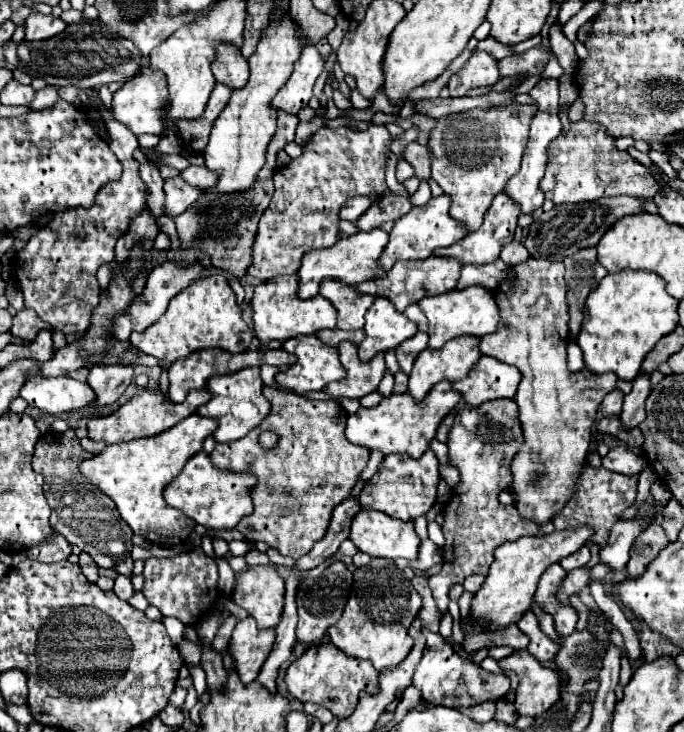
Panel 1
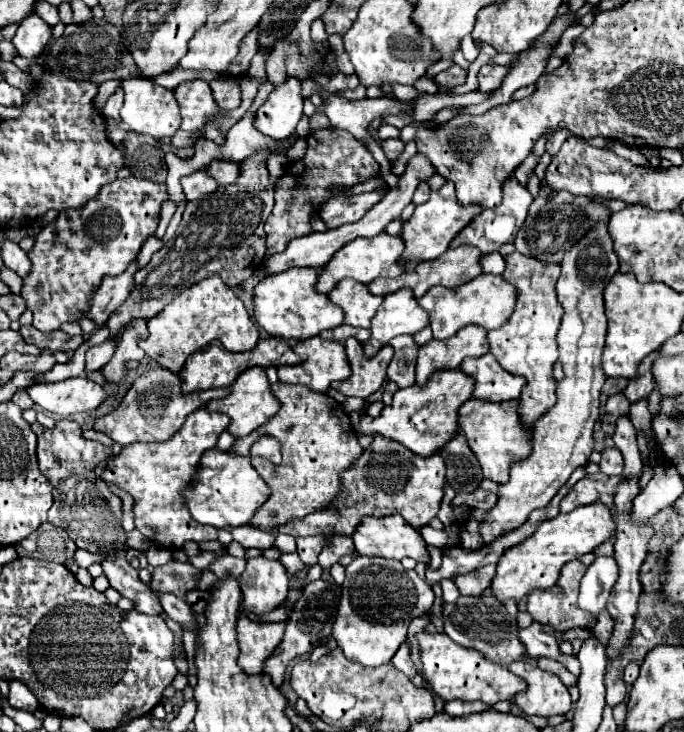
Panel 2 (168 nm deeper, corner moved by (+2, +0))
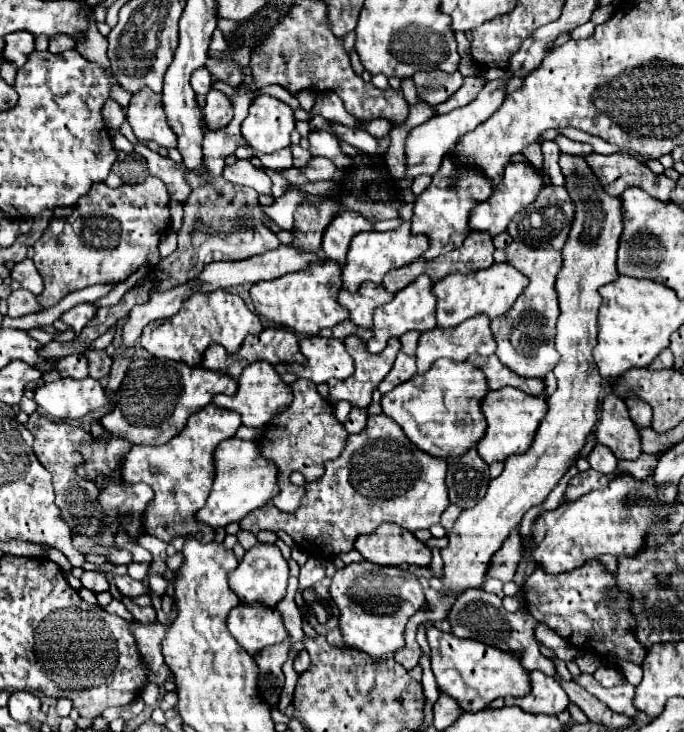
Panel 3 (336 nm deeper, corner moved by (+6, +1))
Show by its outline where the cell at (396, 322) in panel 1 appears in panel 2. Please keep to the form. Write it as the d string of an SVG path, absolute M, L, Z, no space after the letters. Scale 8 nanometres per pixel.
M409 288L385 296L371 322L371 338L363 344L365 356L375 356L391 338L399 334L415 334L427 324L429 316L421 310Z

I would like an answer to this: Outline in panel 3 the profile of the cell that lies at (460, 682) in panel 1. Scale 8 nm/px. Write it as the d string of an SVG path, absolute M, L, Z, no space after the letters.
M433 625L427 627L427 641L431 647L431 667L439 689L453 697L467 713L487 709L487 705L497 697L523 697L531 689L529 671L521 665L521 657L515 653L503 653L497 647L489 647L473 639L457 639L453 633L443 633Z

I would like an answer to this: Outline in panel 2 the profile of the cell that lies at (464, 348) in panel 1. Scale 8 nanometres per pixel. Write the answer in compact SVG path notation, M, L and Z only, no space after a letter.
M465 326L449 340L431 340L419 348L417 384L425 384L437 370L459 368L467 356L479 358L489 352L487 332L479 326Z

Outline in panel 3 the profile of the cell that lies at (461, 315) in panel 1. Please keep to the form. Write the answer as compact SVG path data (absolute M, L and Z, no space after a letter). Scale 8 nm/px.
M493 263L489 269L475 273L451 273L449 277L437 281L433 289L433 293L437 293L437 325L453 327L477 313L485 313L489 319L495 319L511 309L527 283L529 279L507 263Z

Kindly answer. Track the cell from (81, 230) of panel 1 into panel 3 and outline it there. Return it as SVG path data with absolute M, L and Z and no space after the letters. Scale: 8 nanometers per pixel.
M145 177L139 185L121 185L119 189L111 189L105 183L93 185L85 197L77 203L75 213L65 219L65 229L61 235L55 235L51 225L45 229L41 239L33 245L35 257L33 263L43 277L45 291L37 297L41 307L57 305L65 295L79 291L89 285L107 285L107 283L121 283L129 275L133 275L143 265L157 265L159 257L159 241L163 233L169 229L169 193L165 183L159 177Z

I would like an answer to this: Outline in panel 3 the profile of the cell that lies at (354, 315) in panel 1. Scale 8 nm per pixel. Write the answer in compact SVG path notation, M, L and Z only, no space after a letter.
M363 283L355 293L341 289L337 297L337 301L349 309L351 321L367 329L373 325L373 311L389 303L391 299L393 299L393 293L387 293L383 285L373 285L373 283Z

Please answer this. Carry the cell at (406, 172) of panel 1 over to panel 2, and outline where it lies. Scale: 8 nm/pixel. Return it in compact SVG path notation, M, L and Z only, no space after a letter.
M377 190L367 194L357 194L357 196L351 194L333 196L327 204L321 206L319 218L323 218L329 228L337 228L347 222L357 222L381 198L383 194Z

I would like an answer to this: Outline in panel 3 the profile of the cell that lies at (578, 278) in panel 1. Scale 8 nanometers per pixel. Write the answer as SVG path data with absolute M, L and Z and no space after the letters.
M559 155L559 167L565 177L565 189L575 203L575 219L569 231L569 237L563 247L563 267L557 275L557 293L559 293L559 321L557 321L557 337L555 337L555 349L561 355L561 361L553 369L557 377L557 391L547 397L549 411L545 419L539 425L539 431L535 435L535 441L523 455L511 455L505 461L503 473L489 483L489 489L485 497L471 509L461 511L455 525L447 531L449 545L441 549L443 557L443 587L439 589L441 595L451 593L463 593L467 589L483 589L483 579L489 569L489 559L501 549L503 541L509 537L509 531L521 523L521 517L533 507L547 499L547 495L555 489L559 479L565 475L565 471L575 463L581 447L585 445L589 433L593 431L593 425L597 421L597 397L601 389L601 375L597 373L597 365L593 361L593 347L597 345L597 309L601 305L599 287L615 281L619 277L615 267L615 255L619 245L619 235L623 231L623 209L621 209L621 197L613 197L601 189L601 183L593 173L589 173L589 167L585 165L585 155Z

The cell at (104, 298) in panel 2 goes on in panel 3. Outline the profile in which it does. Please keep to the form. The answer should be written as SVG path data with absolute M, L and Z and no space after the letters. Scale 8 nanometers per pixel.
M81 303L81 305L73 307L73 309L69 309L67 313L63 313L63 315L61 315L61 321L63 321L65 325L69 325L69 329L71 329L75 335L79 335L81 329L95 317L95 313L97 313L97 309L95 309L93 303Z

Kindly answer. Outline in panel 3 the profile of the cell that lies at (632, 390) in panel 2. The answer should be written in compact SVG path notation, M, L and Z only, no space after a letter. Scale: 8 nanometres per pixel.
M629 397L627 399L627 409L629 409L629 415L631 415L631 419L637 427L651 427L653 415L651 415L651 409L645 401L641 401L637 397Z

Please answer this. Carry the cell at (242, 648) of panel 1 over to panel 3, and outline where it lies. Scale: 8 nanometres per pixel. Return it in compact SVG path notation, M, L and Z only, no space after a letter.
M237 605L227 617L227 627L251 655L287 639L281 613L277 609L265 609L265 605Z

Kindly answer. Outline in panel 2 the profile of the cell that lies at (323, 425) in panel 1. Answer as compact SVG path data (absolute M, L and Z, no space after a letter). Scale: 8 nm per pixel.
M283 382L273 384L271 390L281 402L279 412L269 418L269 422L253 430L249 436L239 438L231 446L229 454L249 456L251 444L263 434L275 436L281 442L281 464L271 464L269 460L251 456L251 464L267 482L271 496L261 508L257 508L255 516L249 520L255 530L279 532L295 518L305 518L305 514L311 514L313 510L325 510L325 506L329 506L329 502L337 496L337 490L341 490L341 472L353 466L353 462L363 454L363 448L357 442L349 414L329 394L313 392L307 386L291 386Z

